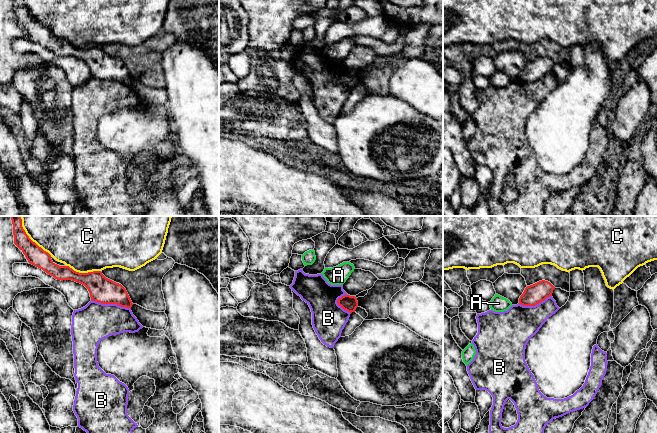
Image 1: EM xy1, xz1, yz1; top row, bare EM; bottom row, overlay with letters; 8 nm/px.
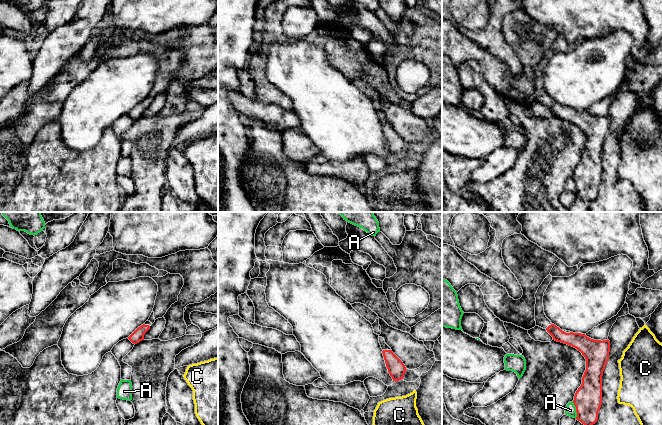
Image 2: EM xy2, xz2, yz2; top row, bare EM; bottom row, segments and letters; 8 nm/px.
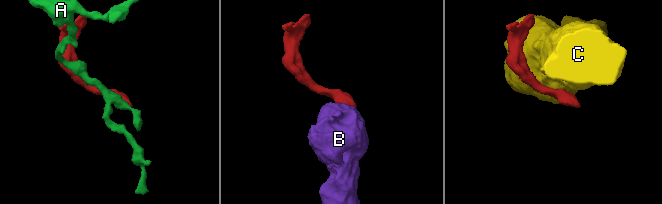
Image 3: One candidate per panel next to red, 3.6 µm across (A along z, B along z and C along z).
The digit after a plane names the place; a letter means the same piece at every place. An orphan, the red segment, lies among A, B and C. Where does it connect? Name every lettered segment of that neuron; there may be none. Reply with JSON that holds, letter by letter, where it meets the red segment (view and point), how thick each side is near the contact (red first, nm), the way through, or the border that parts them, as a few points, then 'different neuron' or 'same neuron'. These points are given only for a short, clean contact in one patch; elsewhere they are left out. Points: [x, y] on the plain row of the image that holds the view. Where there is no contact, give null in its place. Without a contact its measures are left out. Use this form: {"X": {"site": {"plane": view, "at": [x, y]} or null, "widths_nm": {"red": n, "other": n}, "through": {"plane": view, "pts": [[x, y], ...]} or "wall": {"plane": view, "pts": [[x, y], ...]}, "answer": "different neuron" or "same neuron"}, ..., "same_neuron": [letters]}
{"A": {"site": {"plane": "yz2", "at": [576, 185]}, "widths_nm": {"red": 220, "other": 90}, "wall": {"plane": "yz2", "pts": [[572, 177], [576, 193]]}, "answer": "different neuron"}, "B": {"site": {"plane": "xy1", "at": [111, 79]}, "widths_nm": {"red": 200, "other": 300}, "wall": {"plane": "xy1", "pts": [[91, 75], [102, 79], [116, 79], [130, 85]]}, "answer": "different neuron"}, "C": {"site": {"plane": "xy1", "at": [34, 18]}, "widths_nm": {"red": 150, "other": 300}, "answer": "different neuron"}, "same_neuron": []}

